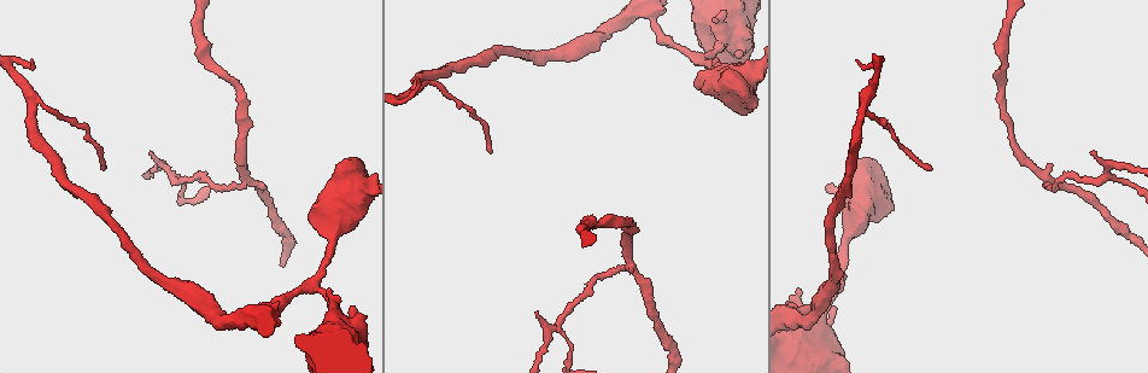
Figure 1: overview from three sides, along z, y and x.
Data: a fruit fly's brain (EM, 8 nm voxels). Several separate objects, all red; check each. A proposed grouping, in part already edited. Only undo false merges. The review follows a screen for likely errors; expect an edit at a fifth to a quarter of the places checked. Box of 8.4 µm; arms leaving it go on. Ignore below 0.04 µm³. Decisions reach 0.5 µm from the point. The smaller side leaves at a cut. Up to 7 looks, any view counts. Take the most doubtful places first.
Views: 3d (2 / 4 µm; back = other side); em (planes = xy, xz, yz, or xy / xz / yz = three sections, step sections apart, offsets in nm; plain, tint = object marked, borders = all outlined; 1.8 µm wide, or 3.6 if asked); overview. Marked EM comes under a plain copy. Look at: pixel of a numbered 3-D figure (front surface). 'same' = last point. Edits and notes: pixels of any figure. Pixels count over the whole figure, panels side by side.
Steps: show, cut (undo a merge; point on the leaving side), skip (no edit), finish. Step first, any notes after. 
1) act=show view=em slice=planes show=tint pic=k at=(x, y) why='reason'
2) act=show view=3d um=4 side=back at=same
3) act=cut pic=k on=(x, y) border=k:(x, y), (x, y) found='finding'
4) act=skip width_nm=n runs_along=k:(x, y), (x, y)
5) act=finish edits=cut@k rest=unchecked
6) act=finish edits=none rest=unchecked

act=show view=3d um=2 pic=1 at=(172, 179) why='three-way junction'

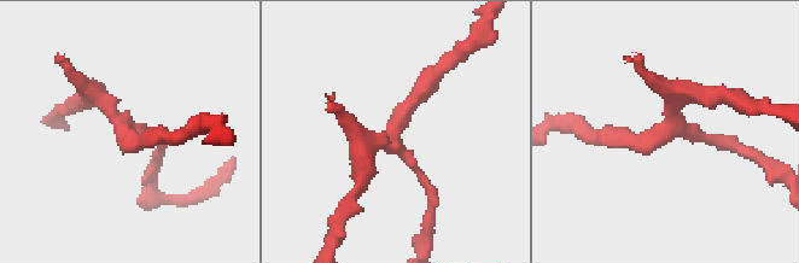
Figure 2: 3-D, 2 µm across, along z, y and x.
act=show view=em um=3.6 slice=planes show=tint pic=2 at=(668, 126)

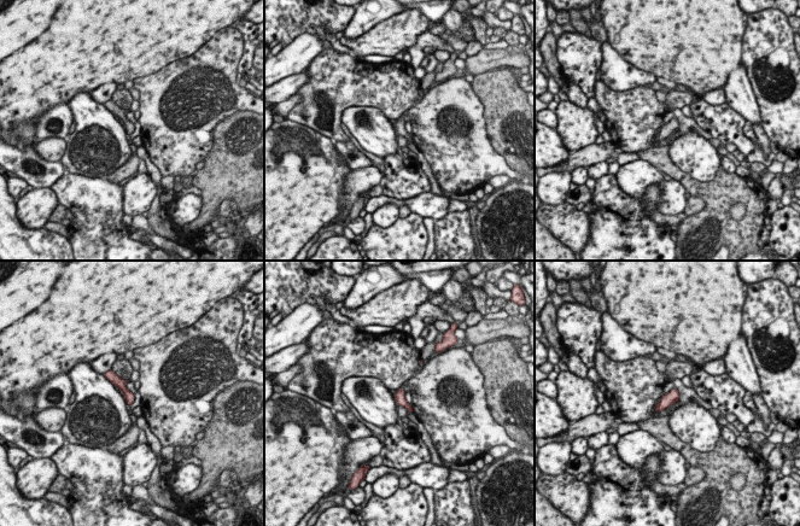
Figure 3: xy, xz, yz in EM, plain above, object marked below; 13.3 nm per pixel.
act=skip runs_along=3:(106, 374), (123, 389), (129, 402) found='all the same neuron'

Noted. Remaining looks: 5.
act=show view=3d um=4 pic=1 at=(739, 37) why='thick turns thin'

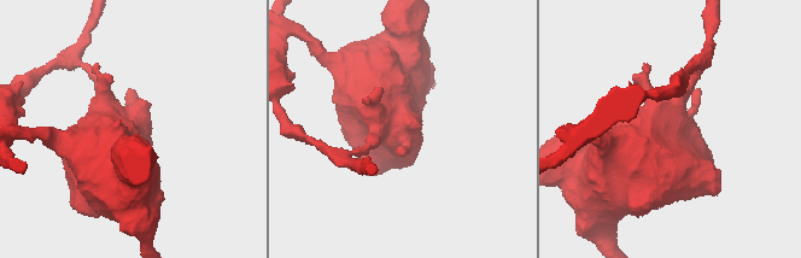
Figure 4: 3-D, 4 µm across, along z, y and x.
act=show view=em slice=planes show=tint pic=4 at=(398, 125) why='need the tissue'

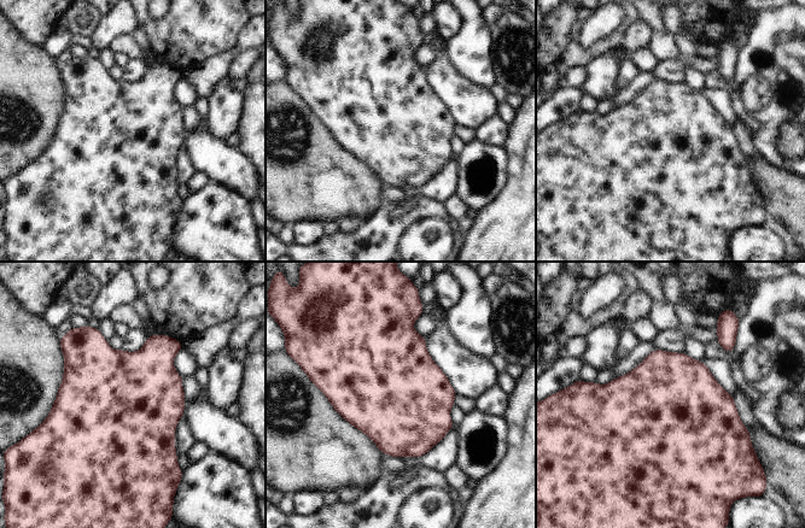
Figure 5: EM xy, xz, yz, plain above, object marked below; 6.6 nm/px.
act=skip width_nm=700 found='one neuron here'

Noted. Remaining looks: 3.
act=show view=em um=3.6 slice=xz step=8 show=tint pic=1 at=(331, 247) why='small branch off a trunk'

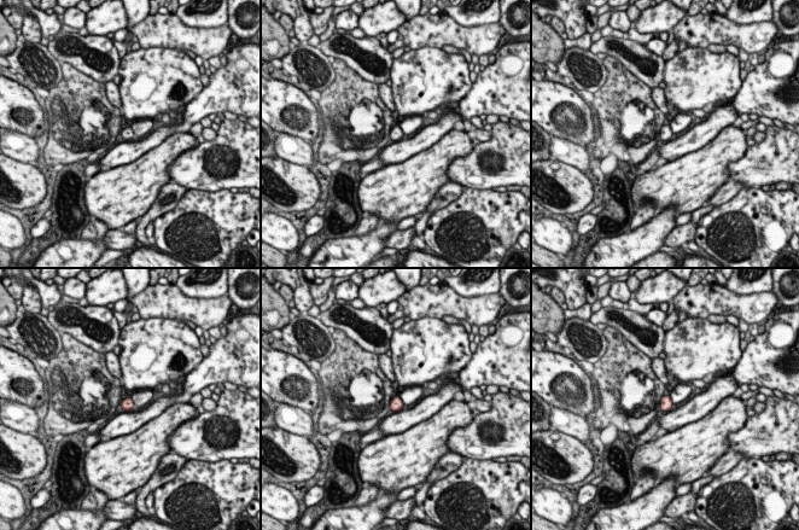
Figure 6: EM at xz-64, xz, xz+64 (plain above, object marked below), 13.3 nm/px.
act=skip width_nm=160 found='all the same neuron'

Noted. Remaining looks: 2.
act=finish edits=none rest=unchecked

